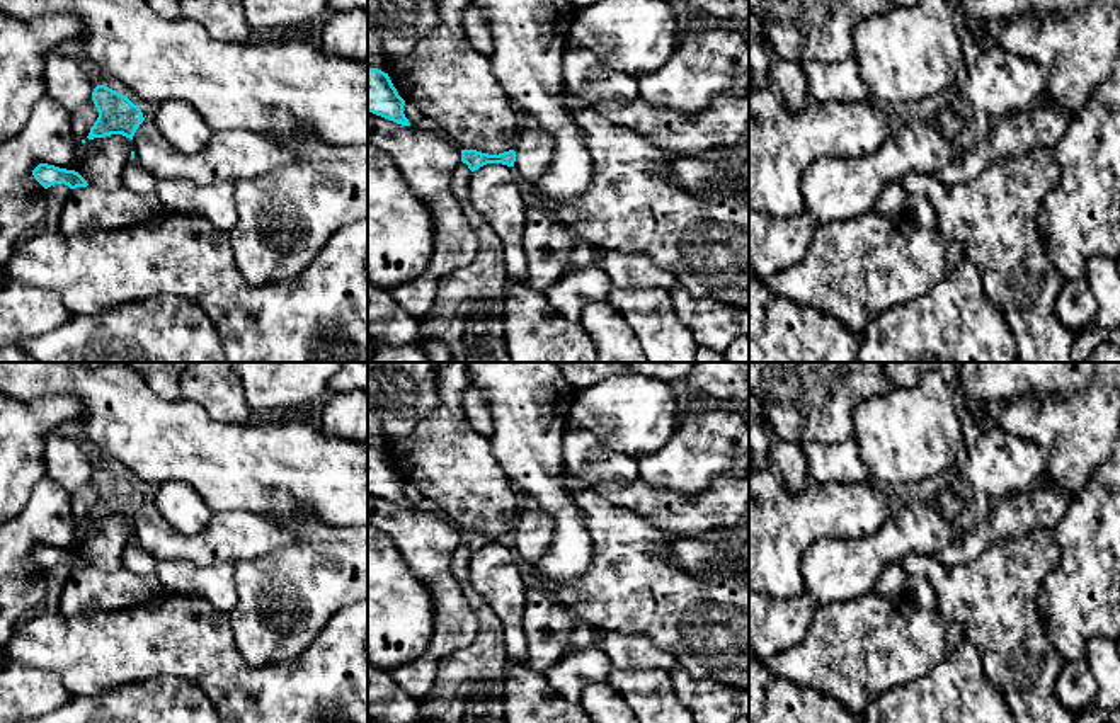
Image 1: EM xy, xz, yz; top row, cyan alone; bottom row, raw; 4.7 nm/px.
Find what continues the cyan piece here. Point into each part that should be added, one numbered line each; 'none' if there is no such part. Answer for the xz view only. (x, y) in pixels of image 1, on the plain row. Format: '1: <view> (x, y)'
none

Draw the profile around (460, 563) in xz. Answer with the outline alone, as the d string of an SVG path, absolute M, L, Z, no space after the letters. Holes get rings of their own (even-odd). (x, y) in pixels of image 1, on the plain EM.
M460 543L456 551L453 553L453 558L449 561L449 572L453 578L458 582L461 590L470 587L470 558L471 551L468 549L466 544Z

